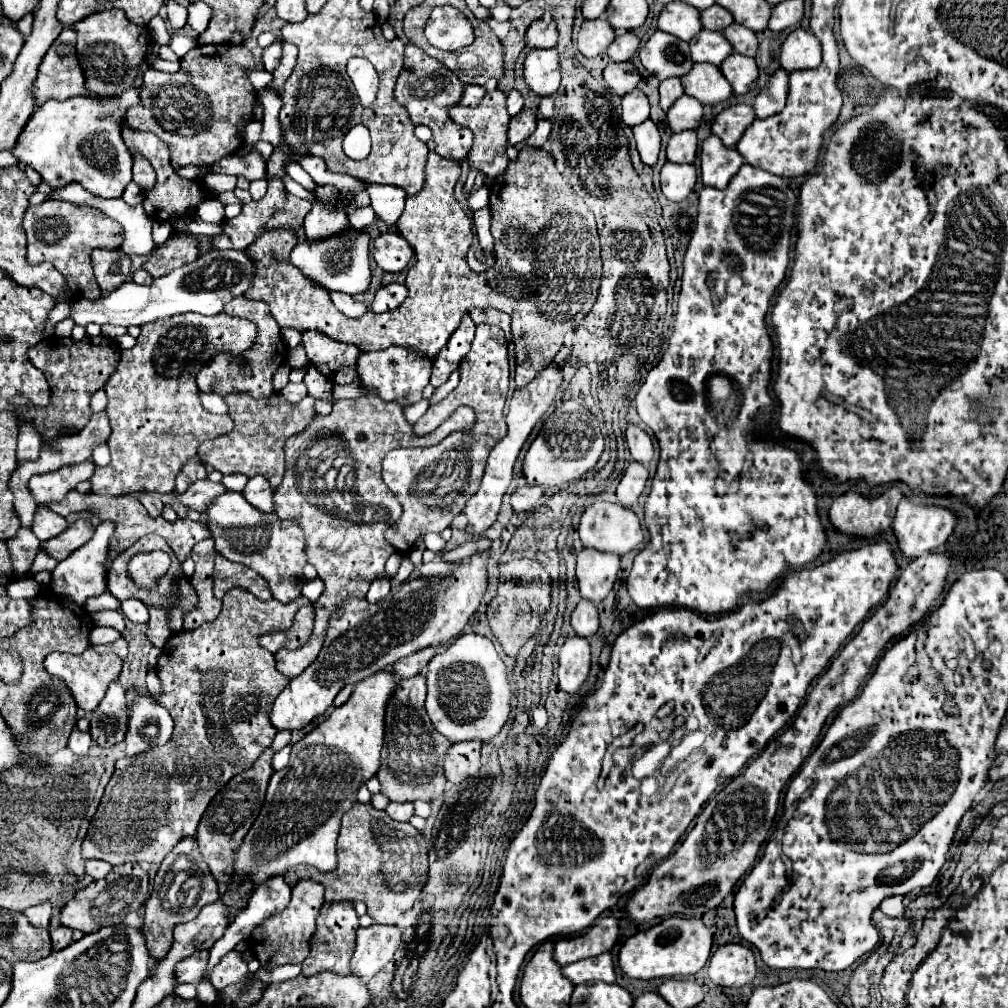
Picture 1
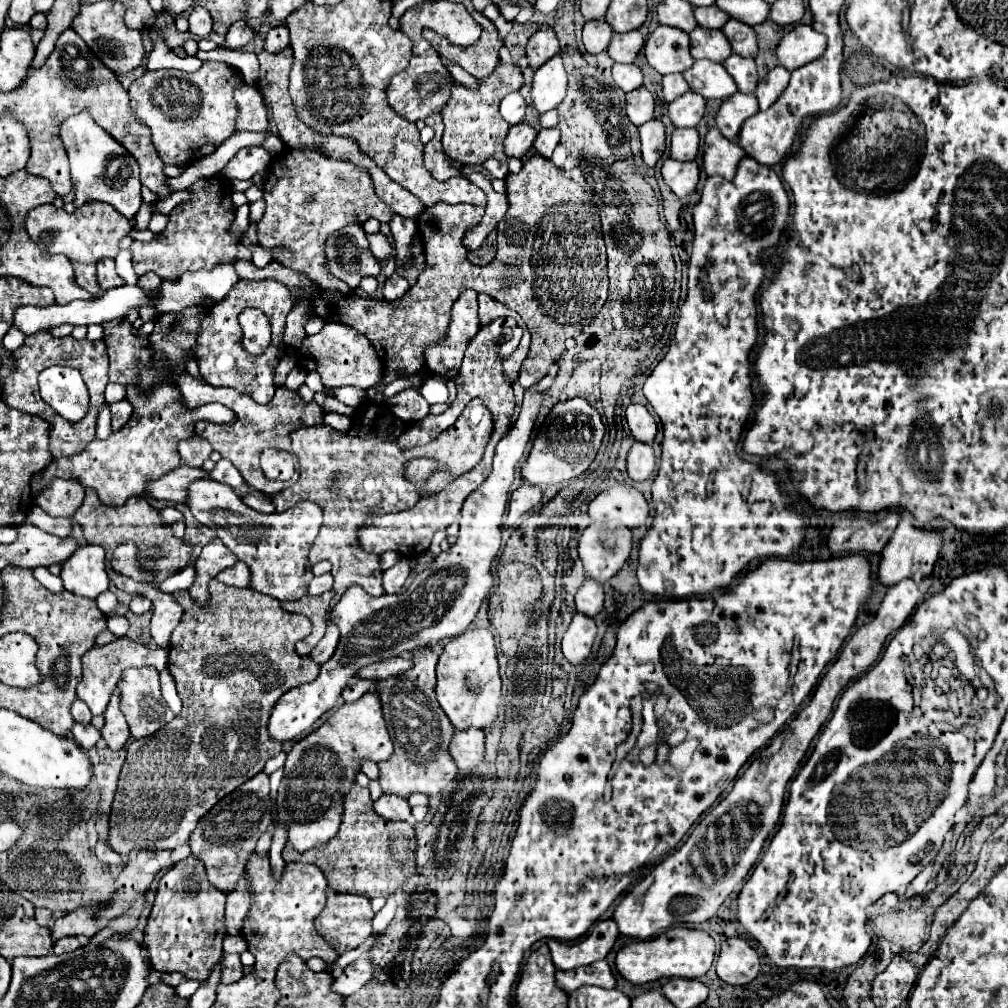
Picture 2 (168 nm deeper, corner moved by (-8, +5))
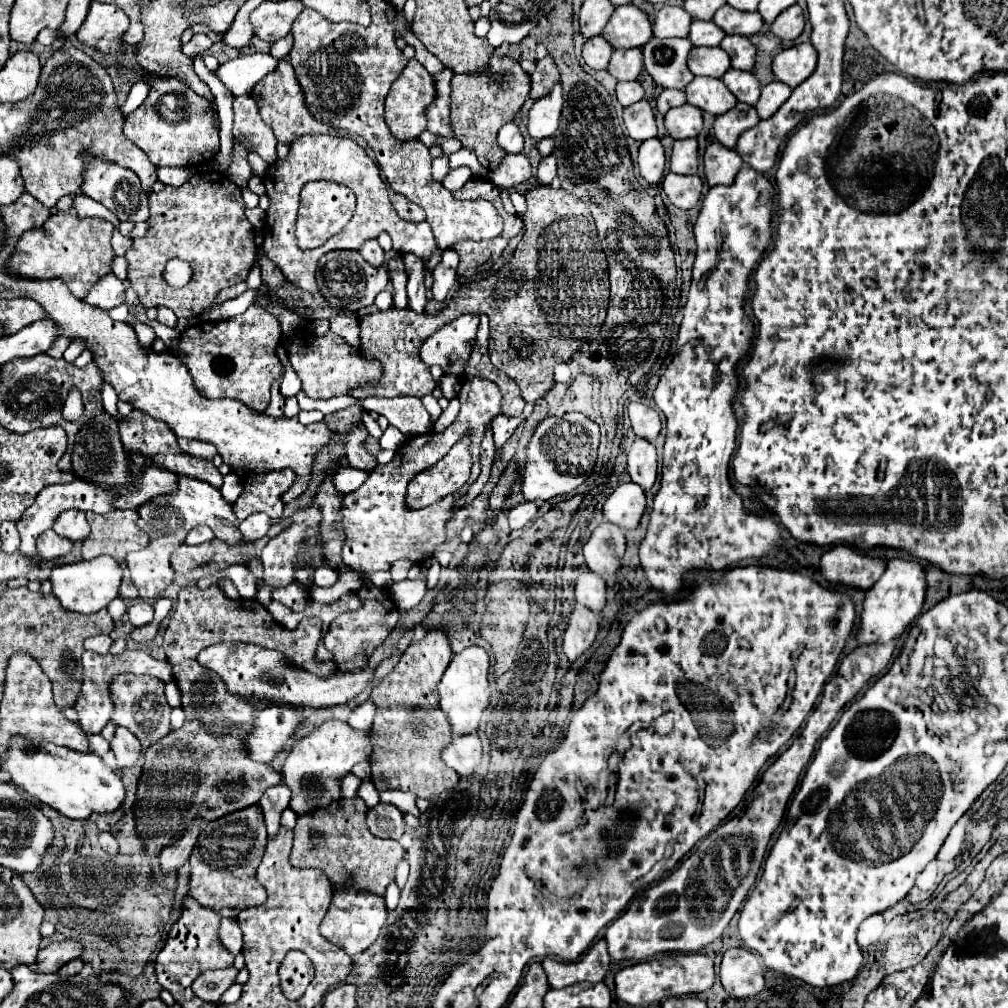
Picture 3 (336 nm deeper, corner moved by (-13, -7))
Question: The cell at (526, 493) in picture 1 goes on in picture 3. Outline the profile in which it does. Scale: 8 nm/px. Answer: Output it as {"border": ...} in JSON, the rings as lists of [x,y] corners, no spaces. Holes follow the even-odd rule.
{"border":[[[521,502],[513,510],[509,510],[507,516],[509,516],[511,530],[517,530],[517,528],[523,528],[527,522],[531,522],[537,516],[537,506],[533,502]]]}

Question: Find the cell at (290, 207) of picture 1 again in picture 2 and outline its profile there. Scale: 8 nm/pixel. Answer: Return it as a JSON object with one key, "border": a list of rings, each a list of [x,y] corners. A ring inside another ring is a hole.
{"border":[[[284,150],[272,160],[262,186],[266,210],[258,222],[258,242],[262,246],[290,246],[292,254],[280,254],[278,262],[304,272],[322,288],[348,292],[348,284],[332,276],[324,254],[326,238],[346,224],[362,224],[368,218],[388,222],[392,210],[376,196],[368,172],[342,160],[328,160],[316,150]]]}

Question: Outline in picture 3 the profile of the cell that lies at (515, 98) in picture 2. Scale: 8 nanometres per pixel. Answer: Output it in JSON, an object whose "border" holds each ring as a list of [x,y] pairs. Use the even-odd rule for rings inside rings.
{"border":[[[509,122],[501,128],[501,132],[497,134],[497,144],[501,150],[505,150],[507,154],[519,154],[523,152],[523,136],[517,128],[515,122]]]}

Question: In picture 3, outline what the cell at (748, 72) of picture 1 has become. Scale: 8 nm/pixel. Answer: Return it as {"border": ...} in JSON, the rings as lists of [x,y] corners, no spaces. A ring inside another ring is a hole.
{"border":[[[727,70],[721,78],[725,82],[725,86],[733,92],[733,96],[739,100],[739,102],[745,102],[745,104],[757,104],[759,100],[759,94],[761,94],[761,84],[759,80],[755,78],[753,72],[745,72],[745,70]]]}

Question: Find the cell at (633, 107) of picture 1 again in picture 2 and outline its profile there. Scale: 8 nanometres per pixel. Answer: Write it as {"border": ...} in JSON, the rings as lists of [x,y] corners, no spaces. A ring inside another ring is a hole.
{"border":[[[636,88],[626,94],[626,112],[634,126],[642,126],[654,116],[654,96],[644,88]]]}

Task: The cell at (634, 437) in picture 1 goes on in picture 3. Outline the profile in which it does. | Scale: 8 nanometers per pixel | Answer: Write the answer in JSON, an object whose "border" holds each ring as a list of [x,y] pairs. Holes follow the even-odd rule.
{"border":[[[631,402],[629,404],[629,418],[631,418],[631,426],[639,438],[655,442],[655,438],[661,430],[661,420],[653,408],[639,404],[639,402]]]}

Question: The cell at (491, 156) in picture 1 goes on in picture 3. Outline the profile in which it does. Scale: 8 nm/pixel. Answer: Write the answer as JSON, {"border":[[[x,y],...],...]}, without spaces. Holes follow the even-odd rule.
{"border":[[[495,54],[487,62],[485,70],[477,72],[477,74],[469,74],[469,76],[455,74],[451,80],[451,88],[453,88],[451,90],[451,130],[453,130],[453,136],[461,142],[463,148],[471,148],[477,154],[477,160],[481,162],[481,166],[485,166],[487,170],[497,168],[497,164],[501,164],[501,160],[505,158],[505,152],[501,152],[501,148],[497,148],[497,132],[503,124],[507,124],[515,118],[519,108],[527,100],[529,90],[531,90],[529,76],[523,72],[523,68],[519,66],[519,62],[515,58]]]}

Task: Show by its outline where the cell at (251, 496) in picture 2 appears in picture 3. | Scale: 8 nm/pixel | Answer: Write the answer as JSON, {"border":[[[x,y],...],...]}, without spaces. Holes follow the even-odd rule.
{"border":[[[251,514],[245,522],[239,524],[239,532],[245,542],[255,542],[267,534],[269,526],[271,526],[271,522],[265,514]]]}

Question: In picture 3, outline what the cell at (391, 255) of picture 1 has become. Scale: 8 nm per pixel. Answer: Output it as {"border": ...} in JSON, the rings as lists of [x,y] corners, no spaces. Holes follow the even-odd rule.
{"border":[[[373,238],[373,240],[367,240],[361,248],[359,248],[359,254],[369,262],[369,264],[373,264],[373,266],[383,266],[383,262],[385,262],[385,254],[383,254],[383,250],[381,250],[381,246],[379,246],[379,242]]]}

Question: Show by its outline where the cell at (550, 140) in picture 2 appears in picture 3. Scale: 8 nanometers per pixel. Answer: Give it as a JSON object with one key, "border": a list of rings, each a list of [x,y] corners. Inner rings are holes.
{"border":[[[553,154],[545,156],[539,162],[539,168],[537,168],[537,182],[541,186],[549,186],[551,180],[555,178],[555,174],[557,174],[557,160],[555,160],[555,156]]]}

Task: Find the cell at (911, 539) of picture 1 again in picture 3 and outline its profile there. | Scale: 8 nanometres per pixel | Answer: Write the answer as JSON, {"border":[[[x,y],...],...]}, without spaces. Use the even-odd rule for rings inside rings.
{"border":[[[891,560],[885,568],[885,574],[865,594],[861,622],[857,628],[857,644],[889,644],[901,636],[905,628],[919,616],[925,600],[925,590],[925,570],[917,560]]]}

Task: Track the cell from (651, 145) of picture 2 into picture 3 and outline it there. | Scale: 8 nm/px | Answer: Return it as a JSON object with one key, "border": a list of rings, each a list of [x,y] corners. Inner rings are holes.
{"border":[[[649,138],[641,142],[637,164],[639,164],[641,178],[645,178],[649,184],[661,182],[665,170],[665,152],[659,138]]]}

